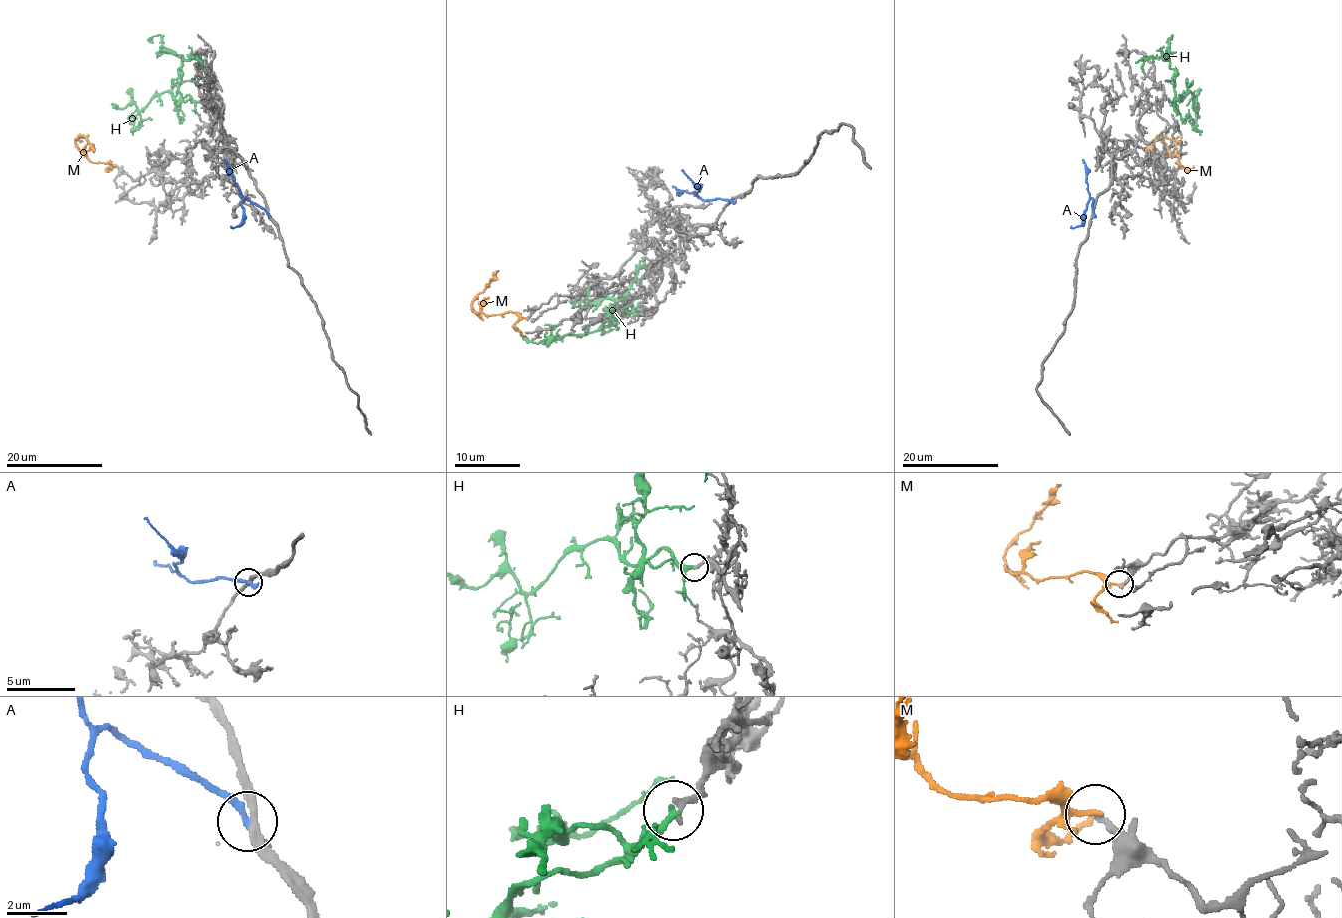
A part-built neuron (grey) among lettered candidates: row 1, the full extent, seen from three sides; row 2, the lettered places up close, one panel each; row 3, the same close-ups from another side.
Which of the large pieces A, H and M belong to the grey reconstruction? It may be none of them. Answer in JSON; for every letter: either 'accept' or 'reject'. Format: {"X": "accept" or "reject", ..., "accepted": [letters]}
{"A": "reject", "H": "accept", "M": "reject", "accepted": ["H"]}

